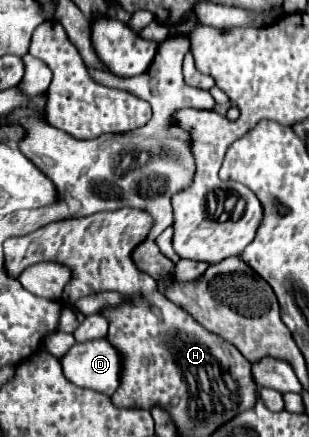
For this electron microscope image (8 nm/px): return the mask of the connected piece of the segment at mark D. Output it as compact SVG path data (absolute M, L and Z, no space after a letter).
M105 339L75 343L67 355L61 357L63 375L85 389L113 395L121 383L123 357Z

